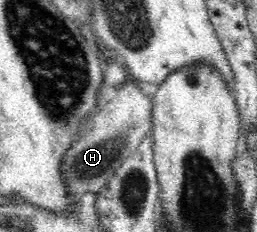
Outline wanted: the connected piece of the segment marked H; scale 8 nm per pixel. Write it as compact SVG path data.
M130 80L118 87L113 100L105 102L93 114L91 127L72 143L62 161L62 176L68 192L76 197L83 193L97 194L106 187L121 163L138 149L146 135L153 133L152 109L154 100L145 95L137 82Z

